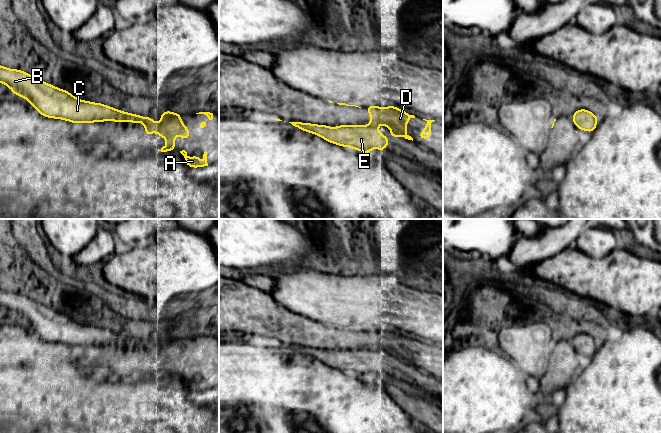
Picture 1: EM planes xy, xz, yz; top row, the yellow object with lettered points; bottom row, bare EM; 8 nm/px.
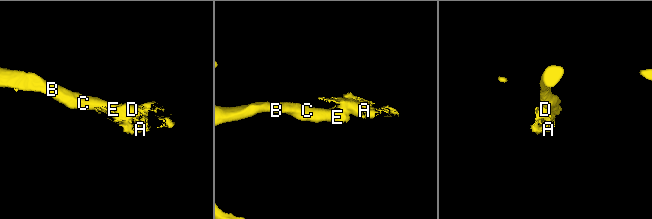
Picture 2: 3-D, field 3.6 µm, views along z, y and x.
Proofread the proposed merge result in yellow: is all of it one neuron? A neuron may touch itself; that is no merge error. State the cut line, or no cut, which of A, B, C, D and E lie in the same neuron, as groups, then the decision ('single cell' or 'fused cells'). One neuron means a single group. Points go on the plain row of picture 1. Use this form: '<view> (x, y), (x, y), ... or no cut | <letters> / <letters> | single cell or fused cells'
xy (152, 344), (144, 347) | A D / B C E | fused cells

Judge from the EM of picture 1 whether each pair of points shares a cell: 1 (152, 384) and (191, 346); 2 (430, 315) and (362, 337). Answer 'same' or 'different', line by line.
1: different
2: different

